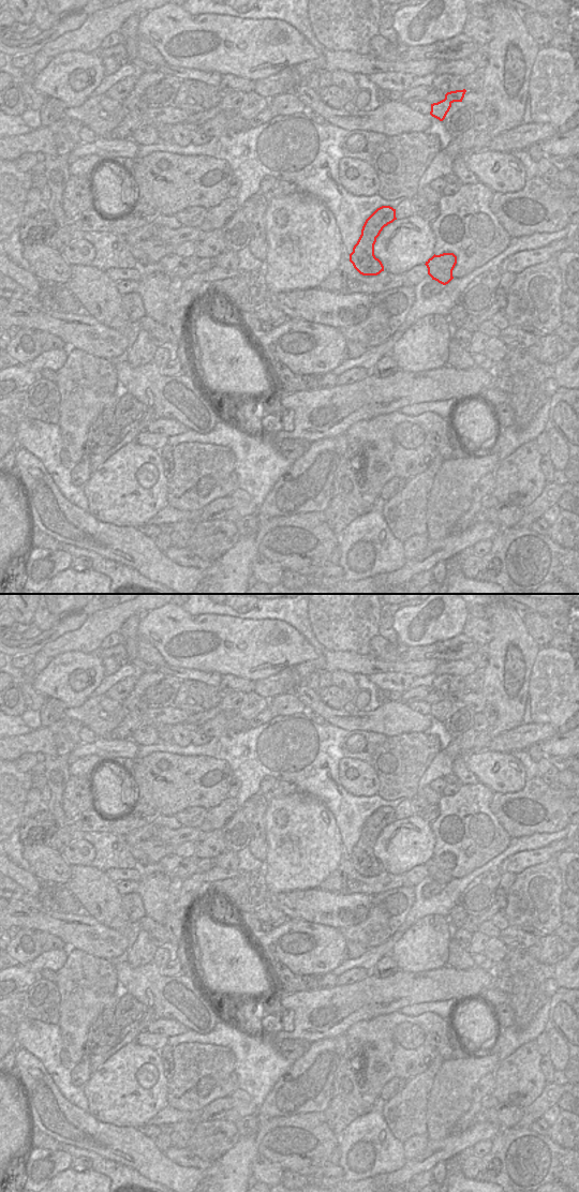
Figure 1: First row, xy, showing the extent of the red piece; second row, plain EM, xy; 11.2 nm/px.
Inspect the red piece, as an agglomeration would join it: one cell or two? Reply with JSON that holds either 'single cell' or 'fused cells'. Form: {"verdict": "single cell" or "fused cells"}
{"verdict": "fused cells"}

